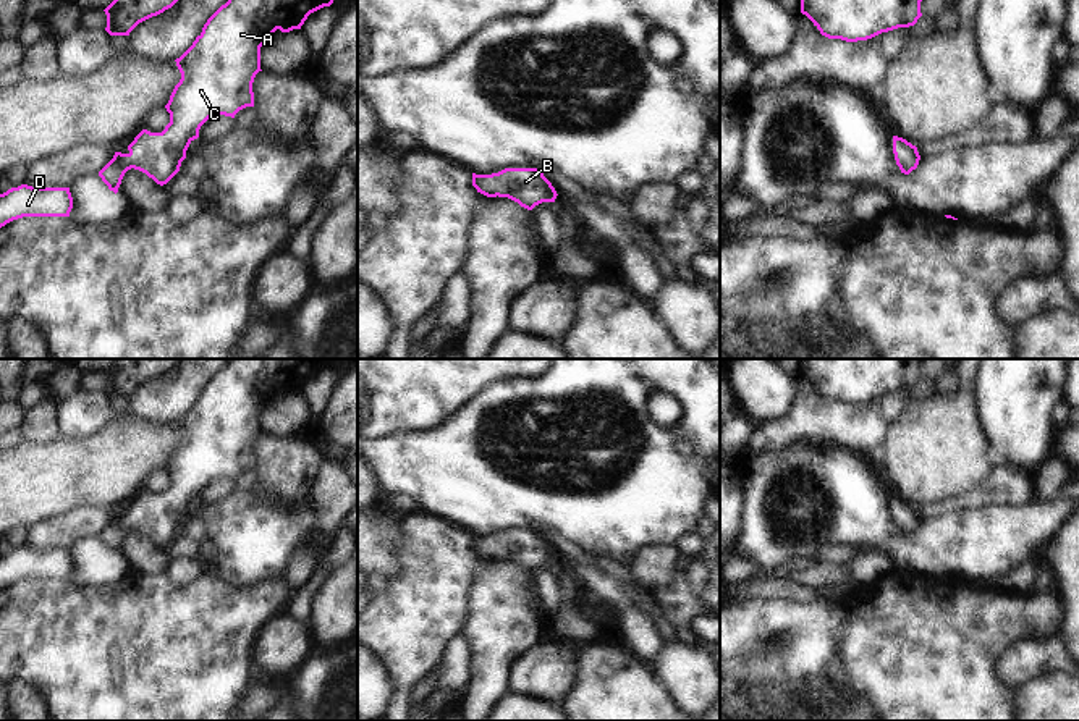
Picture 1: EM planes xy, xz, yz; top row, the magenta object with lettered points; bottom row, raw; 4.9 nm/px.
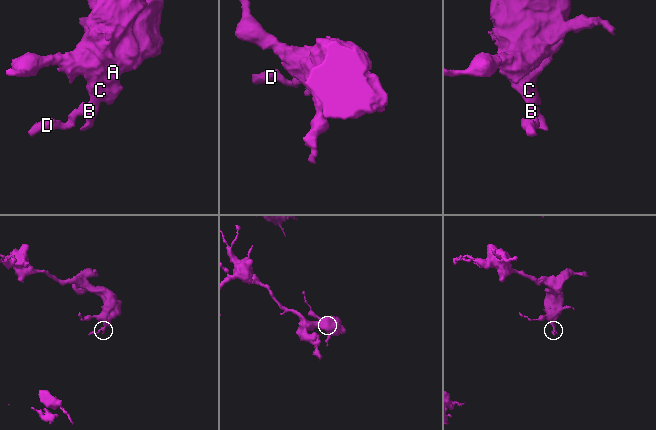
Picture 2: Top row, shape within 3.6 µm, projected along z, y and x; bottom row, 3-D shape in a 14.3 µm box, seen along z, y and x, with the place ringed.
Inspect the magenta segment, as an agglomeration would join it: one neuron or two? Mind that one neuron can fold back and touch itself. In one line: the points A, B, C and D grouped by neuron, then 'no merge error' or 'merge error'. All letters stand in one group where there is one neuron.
A B C D | no merge error

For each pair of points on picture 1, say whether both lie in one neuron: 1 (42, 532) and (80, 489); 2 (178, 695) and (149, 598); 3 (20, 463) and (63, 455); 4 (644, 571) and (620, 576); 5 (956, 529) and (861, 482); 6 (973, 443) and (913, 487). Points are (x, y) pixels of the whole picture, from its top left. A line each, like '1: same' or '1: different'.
1: different
2: same
3: same
4: different
5: same
6: same

